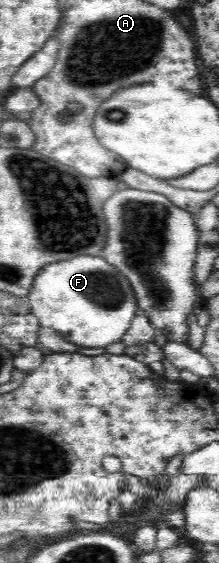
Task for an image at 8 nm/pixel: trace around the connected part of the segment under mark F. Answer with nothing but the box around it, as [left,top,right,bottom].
[27,255,139,348]

